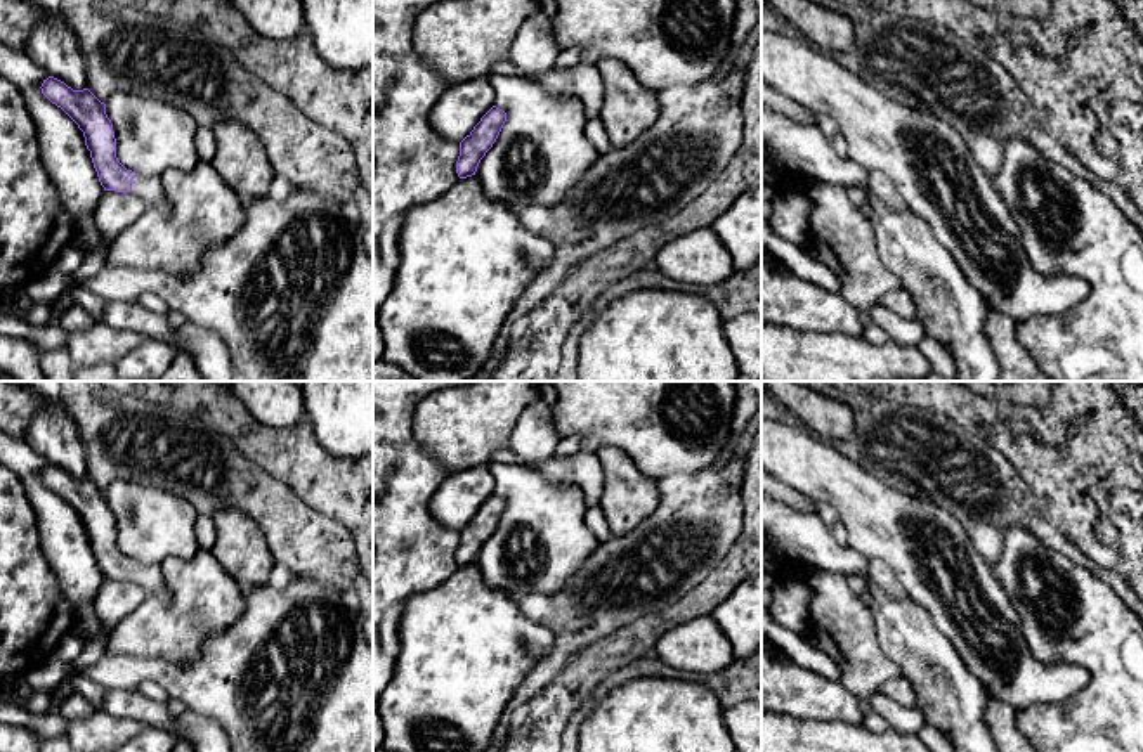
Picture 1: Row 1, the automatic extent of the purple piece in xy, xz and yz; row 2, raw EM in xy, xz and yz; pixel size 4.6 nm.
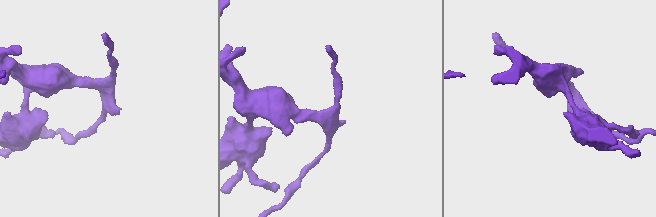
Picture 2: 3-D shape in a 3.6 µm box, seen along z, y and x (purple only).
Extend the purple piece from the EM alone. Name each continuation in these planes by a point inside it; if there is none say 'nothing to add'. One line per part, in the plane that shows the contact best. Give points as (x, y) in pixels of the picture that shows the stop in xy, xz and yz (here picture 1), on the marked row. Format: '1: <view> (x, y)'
1: xy (150, 189)

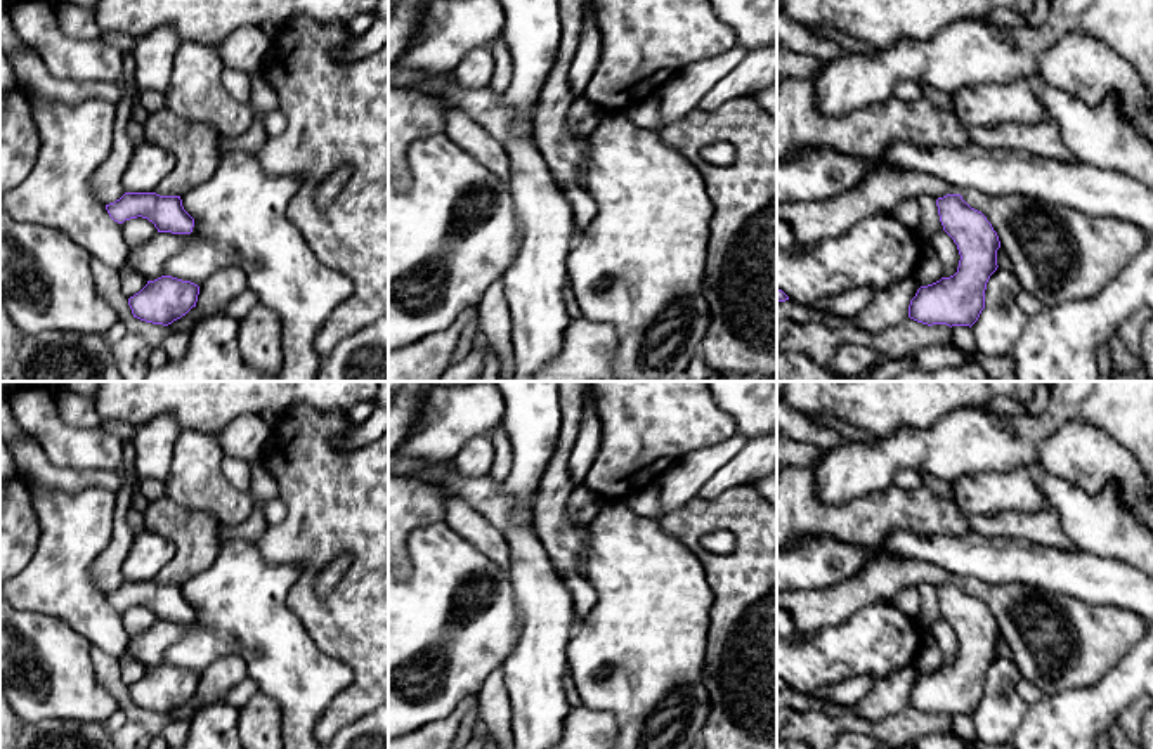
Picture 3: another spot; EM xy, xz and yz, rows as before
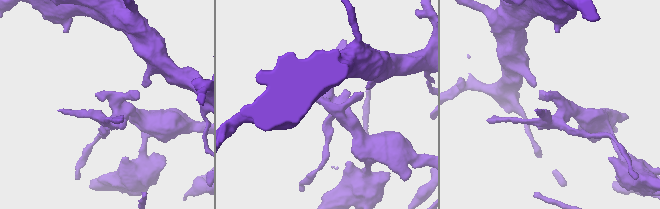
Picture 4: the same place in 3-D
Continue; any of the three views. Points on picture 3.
nothing to add

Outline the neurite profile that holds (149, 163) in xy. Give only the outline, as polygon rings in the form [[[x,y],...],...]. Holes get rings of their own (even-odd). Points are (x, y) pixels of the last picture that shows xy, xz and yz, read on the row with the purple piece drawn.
[[[142,140],[130,156],[121,184],[127,192],[154,192],[173,166],[175,158],[172,153]]]

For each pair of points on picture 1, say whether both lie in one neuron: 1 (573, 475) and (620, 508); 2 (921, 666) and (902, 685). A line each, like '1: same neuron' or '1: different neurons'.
1: different neurons
2: different neurons

